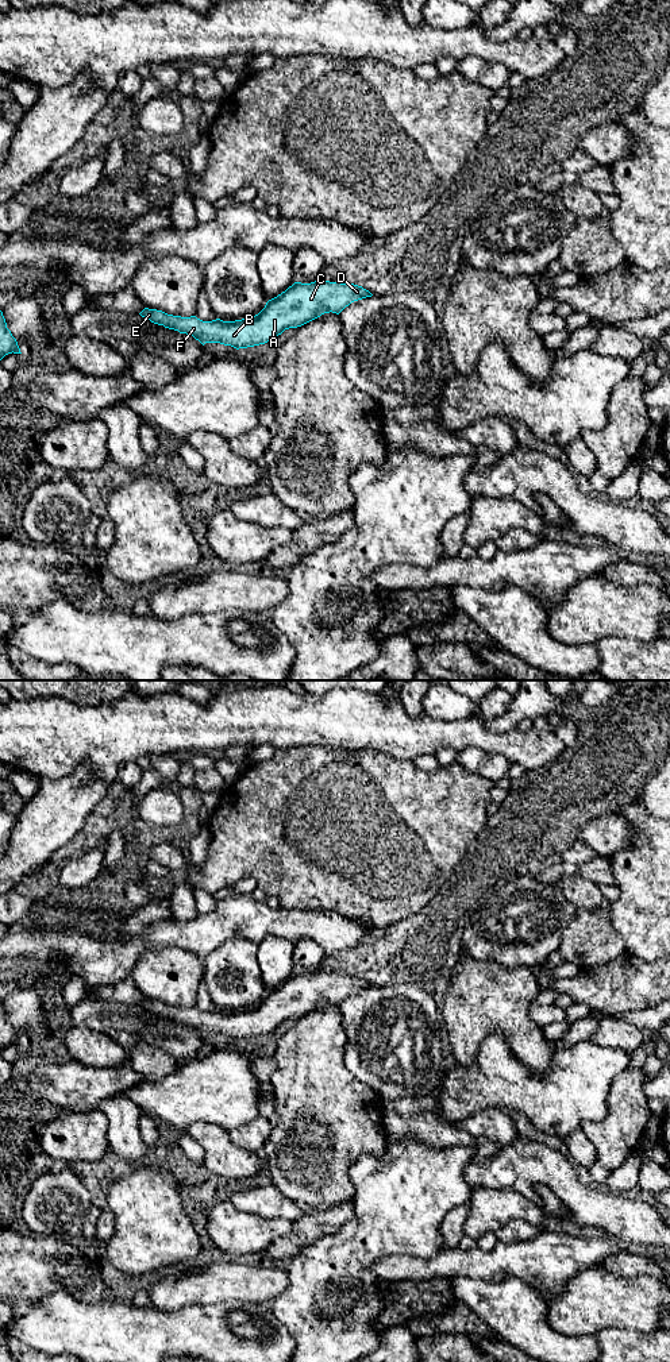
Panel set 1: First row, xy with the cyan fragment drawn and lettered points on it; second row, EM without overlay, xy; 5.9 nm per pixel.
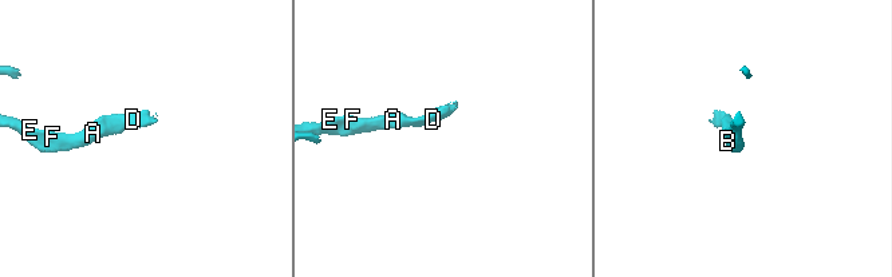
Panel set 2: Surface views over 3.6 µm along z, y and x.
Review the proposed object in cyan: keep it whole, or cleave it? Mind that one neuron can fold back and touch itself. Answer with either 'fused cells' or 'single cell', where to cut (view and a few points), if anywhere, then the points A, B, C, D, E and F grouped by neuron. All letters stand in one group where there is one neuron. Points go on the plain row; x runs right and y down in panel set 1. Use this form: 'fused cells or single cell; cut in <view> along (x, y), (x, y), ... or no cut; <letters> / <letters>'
single cell; no cut; A B C D E F

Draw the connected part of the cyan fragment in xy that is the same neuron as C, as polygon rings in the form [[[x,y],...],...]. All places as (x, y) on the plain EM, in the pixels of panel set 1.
[[[316,971],[294,973],[285,983],[269,991],[255,1007],[223,1012],[203,1012],[196,1007],[181,1008],[145,999],[139,1006],[154,1015],[186,1025],[205,1034],[220,1034],[236,1041],[265,1035],[285,1020],[301,1018],[324,1004],[339,1006],[351,993],[373,985],[354,975]]]

